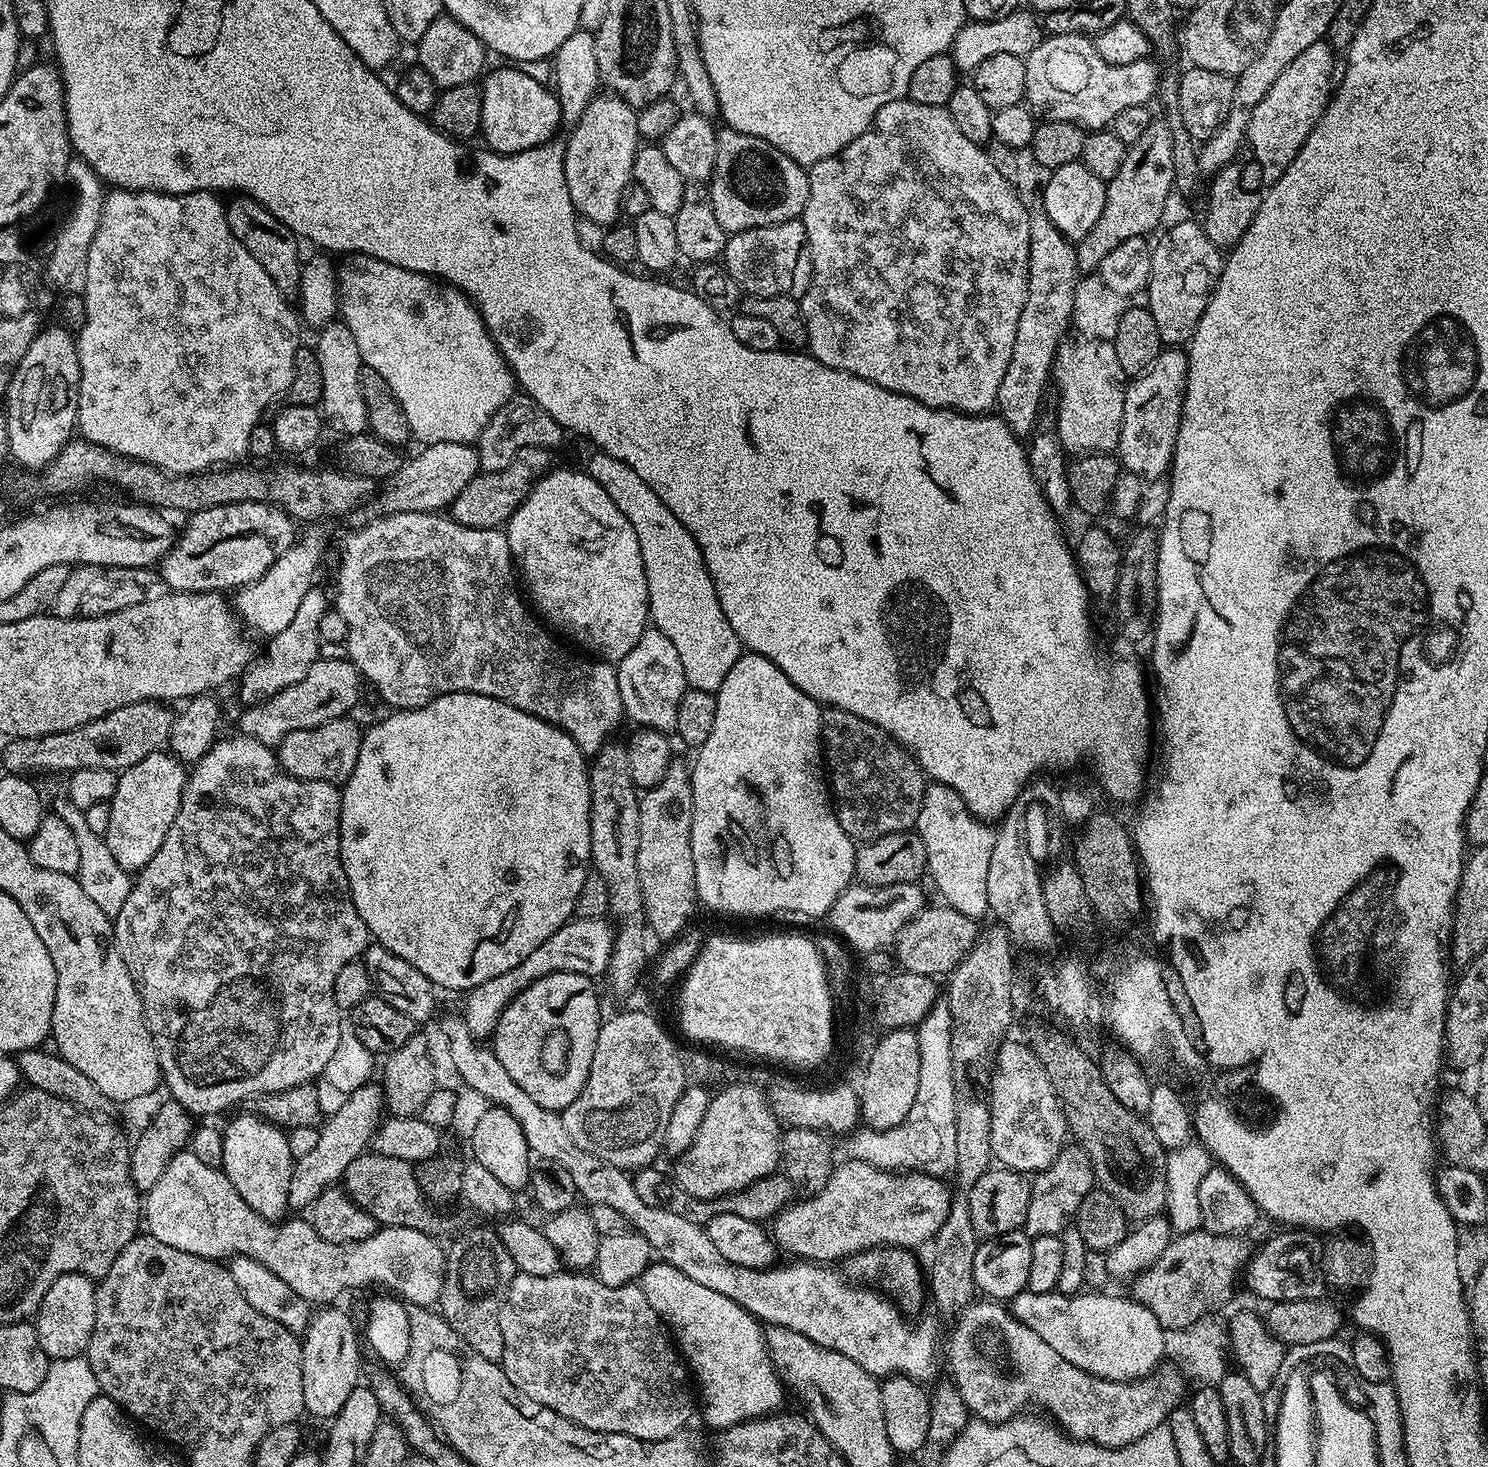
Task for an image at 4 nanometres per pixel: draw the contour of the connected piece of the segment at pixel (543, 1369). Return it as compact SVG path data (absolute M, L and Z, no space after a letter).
M561 1270L552 1276L535 1276L520 1272L510 1282L510 1290L506 1294L500 1311L500 1325L504 1343L502 1367L506 1378L510 1378L510 1382L514 1382L514 1386L518 1386L518 1390L522 1390L522 1394L526 1394L526 1398L534 1398L534 1402L562 1414L562 1418L581 1424L583 1428L589 1428L595 1432L626 1434L639 1440L661 1440L677 1435L683 1429L680 1427L692 1416L694 1388L690 1383L689 1369L686 1367L673 1337L654 1310L654 1306L650 1306L650 1302L646 1302L646 1294L640 1289L639 1283L606 1286L595 1275L581 1274L576 1270Z

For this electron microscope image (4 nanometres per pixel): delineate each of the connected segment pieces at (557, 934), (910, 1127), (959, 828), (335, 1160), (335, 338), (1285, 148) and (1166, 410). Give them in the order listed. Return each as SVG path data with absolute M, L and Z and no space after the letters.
M574 918L556 930L536 950L532 950L529 957L524 958L514 969L469 989L465 995L467 998L462 1017L464 1027L477 1039L489 1039L495 1033L497 1020L507 1004L527 986L548 974L576 973L593 978L603 975L609 964L616 933L613 925L608 923L607 919Z
M937 999L915 1031L918 1038L920 1066L918 1098L910 1106L910 1114L885 1132L867 1126L859 1127L847 1141L846 1148L856 1148L856 1160L876 1168L923 1172L925 1176L948 1178L955 1173L958 1158L958 1126L956 1125L956 1095L952 1065L952 1015L947 999Z
M933 781L929 783L923 794L923 804L916 819L915 831L923 840L927 852L927 871L947 907L958 910L958 914L966 914L971 920L979 921L980 916L988 916L987 877L990 856L994 844L995 831L985 822L979 821L963 802L961 795L952 787Z
M369 1082L362 1085L358 1090L347 1093L341 1100L344 1101L341 1102L340 1109L329 1120L327 1117L323 1121L320 1133L318 1134L318 1143L310 1149L310 1154L302 1154L302 1158L293 1163L292 1173L290 1174L290 1194L288 1195L289 1209L311 1209L313 1202L318 1198L318 1194L322 1194L322 1190L339 1185L344 1179L346 1166L350 1166L350 1162L354 1162L354 1158L358 1158L369 1151L372 1135L380 1127L381 1119L386 1112L383 1087L379 1083Z
M343 322L326 324L315 336L314 351L318 358L318 366L322 366L322 398L319 407L322 409L323 419L329 429L341 432L341 437L361 435L369 425L361 384L362 361L358 342L354 342L354 334L350 334Z
M1327 39L1314 42L1307 50L1302 50L1282 75L1278 82L1266 90L1266 98L1254 106L1254 114L1250 114L1248 135L1246 137L1247 151L1252 151L1251 163L1258 169L1258 176L1265 185L1271 186L1279 176L1294 162L1298 150L1306 142L1310 130L1322 118L1328 101L1334 95L1334 80L1332 71L1336 68L1336 56Z
M1168 346L1158 358L1127 381L1120 441L1116 447L1123 471L1138 474L1145 481L1157 480L1172 467L1172 455L1178 438L1182 406L1188 381L1188 353L1183 347Z

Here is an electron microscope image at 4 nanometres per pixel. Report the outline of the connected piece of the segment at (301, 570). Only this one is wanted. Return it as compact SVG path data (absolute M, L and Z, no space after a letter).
M308 536L305 540L304 537L297 539L292 548L286 550L286 554L282 554L282 558L278 558L278 562L274 562L274 566L266 570L266 574L262 574L262 578L258 578L252 584L244 585L235 593L234 612L242 621L243 627L261 632L264 638L271 638L286 630L286 626L290 626L290 621L297 613L302 598L306 598L306 594L314 586L315 580L312 579L316 576L316 567L319 564L319 538Z

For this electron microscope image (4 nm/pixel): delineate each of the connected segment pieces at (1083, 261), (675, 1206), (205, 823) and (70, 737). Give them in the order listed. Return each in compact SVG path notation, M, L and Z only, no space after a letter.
M1156 118L1146 127L1145 133L1138 141L1127 145L1122 167L1118 169L1118 174L1114 174L1112 180L1107 181L1106 206L1102 206L1102 214L1098 217L1098 222L1094 222L1090 234L1086 234L1086 238L1082 238L1076 244L1076 257L1078 258L1081 273L1095 273L1100 267L1102 258L1106 258L1106 254L1110 254L1110 250L1115 250L1122 242L1126 242L1126 238L1147 237L1148 232L1154 231L1156 227L1159 229L1161 227L1160 219L1164 216L1164 203L1167 202L1168 195L1173 195L1174 182L1171 130L1163 119Z
M656 1166L639 1169L632 1176L632 1181L638 1198L642 1198L642 1202L646 1202L646 1206L658 1206L662 1210L670 1210L670 1214L679 1214L681 1218L686 1218L688 1221L701 1226L707 1226L710 1220L718 1214L738 1214L741 1218L768 1222L794 1200L794 1189L790 1178L786 1178L783 1174L758 1178L758 1182L754 1182L734 1194L726 1194L713 1200L703 1200L686 1194L686 1190L682 1190L676 1185L675 1179L669 1173L667 1176L666 1173L659 1172Z
M235 735L229 740L217 739L208 753L191 765L178 814L174 814L174 822L170 830L166 830L158 854L135 873L130 895L114 918L116 949L122 962L126 962L130 978L134 978L146 1026L154 1038L163 1087L168 1087L167 1095L189 1114L196 1115L197 1112L204 1116L200 1118L212 1118L208 1116L226 1111L239 1100L251 1101L257 1096L290 1090L323 1077L330 1058L334 1058L334 1050L338 1050L342 1027L342 1009L334 1000L335 979L342 966L363 957L370 943L368 927L354 906L340 857L341 789L330 782L294 778L284 771L269 745L258 742L253 736Z
M143 700L137 704L122 706L97 720L79 724L74 730L25 740L9 739L4 748L3 771L8 774L71 774L83 768L93 768L119 774L142 762L142 758L146 758L151 752L161 751L169 743L174 712L168 708L171 707L167 703L158 700Z

